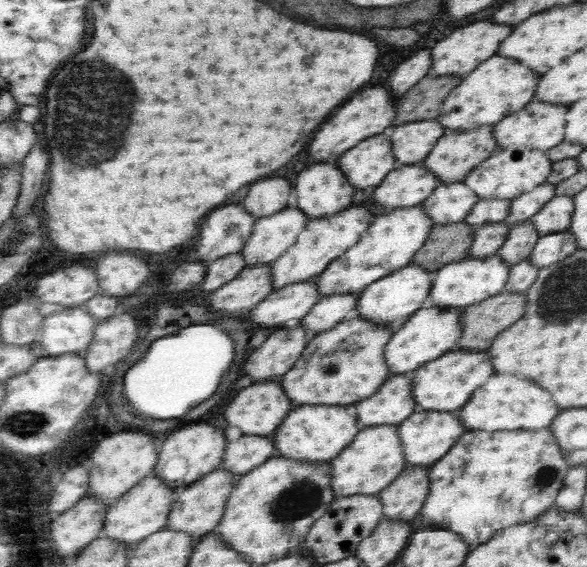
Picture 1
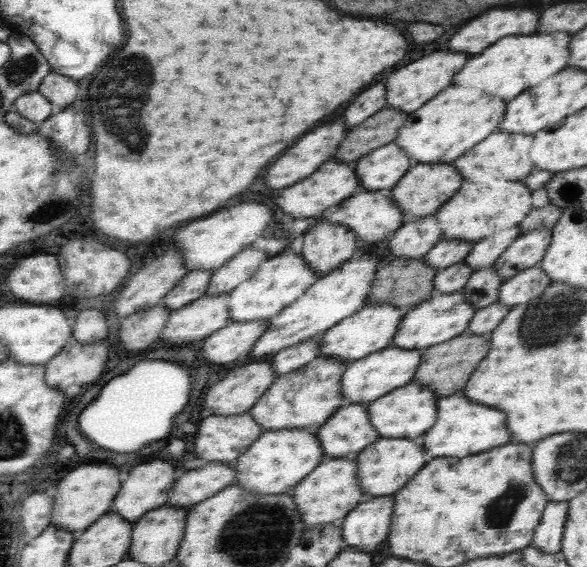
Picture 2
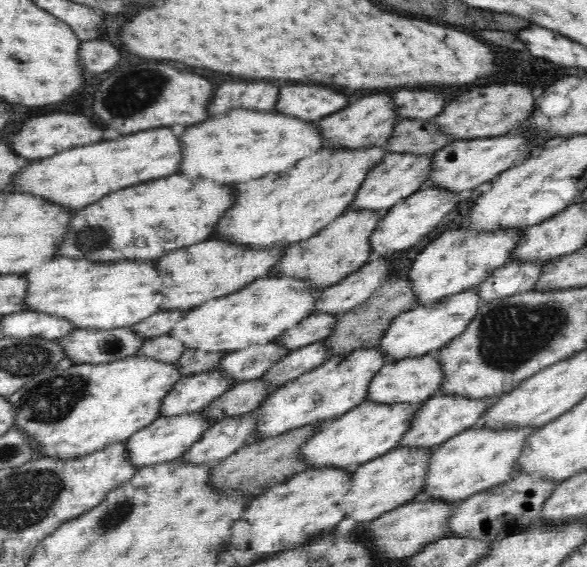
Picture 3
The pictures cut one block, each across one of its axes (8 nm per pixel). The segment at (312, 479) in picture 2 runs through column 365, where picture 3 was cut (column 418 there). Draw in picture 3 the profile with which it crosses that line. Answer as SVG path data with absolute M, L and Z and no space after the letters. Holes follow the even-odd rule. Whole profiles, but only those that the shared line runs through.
M470 427L444 444L429 450L428 464L424 470L424 484L411 502L438 501L452 506L477 492L490 490L507 482L514 471L514 461L519 455L523 440L532 431L533 429L524 428L524 430L494 432L491 429Z

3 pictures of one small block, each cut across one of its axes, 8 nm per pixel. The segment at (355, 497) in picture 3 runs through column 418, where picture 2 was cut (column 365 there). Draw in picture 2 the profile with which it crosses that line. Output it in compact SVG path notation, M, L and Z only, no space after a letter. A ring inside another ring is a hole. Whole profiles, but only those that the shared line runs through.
M384 436L365 448L356 458L358 460L360 486L368 494L369 499L380 496L396 496L428 464L426 446L422 442L407 438L386 438Z

